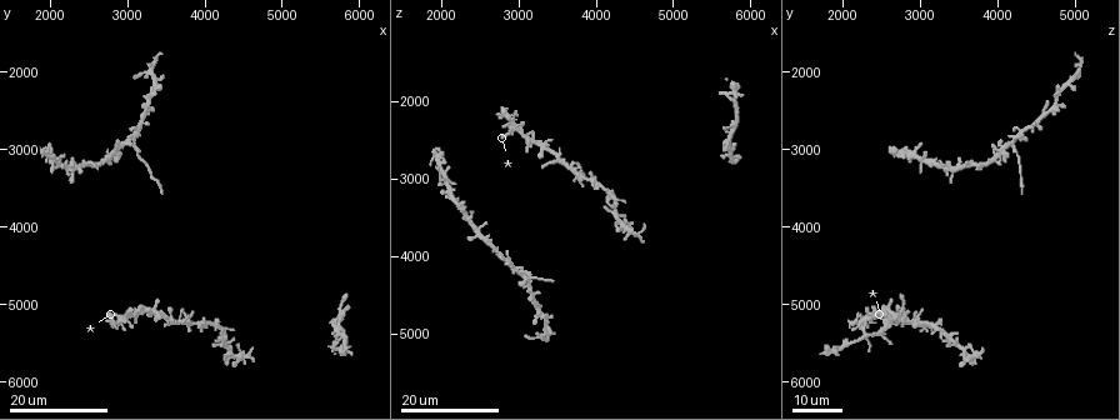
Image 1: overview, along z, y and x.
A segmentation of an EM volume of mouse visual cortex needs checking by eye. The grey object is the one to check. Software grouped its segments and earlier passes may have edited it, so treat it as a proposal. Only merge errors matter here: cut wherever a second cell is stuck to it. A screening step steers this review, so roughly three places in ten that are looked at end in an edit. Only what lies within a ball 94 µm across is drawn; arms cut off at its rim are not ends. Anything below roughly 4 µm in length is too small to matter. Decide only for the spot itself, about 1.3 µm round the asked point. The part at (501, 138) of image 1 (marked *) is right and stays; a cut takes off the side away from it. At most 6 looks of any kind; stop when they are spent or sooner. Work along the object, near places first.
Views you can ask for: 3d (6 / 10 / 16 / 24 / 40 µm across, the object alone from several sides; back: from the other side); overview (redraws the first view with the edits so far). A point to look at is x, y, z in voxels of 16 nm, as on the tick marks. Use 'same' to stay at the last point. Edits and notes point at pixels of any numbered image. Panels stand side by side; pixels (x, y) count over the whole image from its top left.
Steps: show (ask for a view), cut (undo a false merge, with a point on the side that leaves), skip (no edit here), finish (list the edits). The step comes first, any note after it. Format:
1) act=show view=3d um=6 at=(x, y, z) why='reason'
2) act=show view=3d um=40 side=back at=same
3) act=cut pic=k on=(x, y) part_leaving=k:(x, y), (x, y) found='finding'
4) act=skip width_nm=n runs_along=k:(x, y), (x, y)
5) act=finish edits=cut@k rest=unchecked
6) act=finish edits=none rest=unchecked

act=show view=3d um=16 at=(4550, 5650, 3700) why='four-way junction'

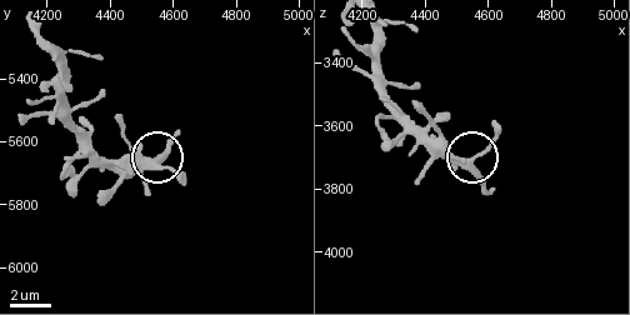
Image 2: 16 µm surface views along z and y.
act=show view=3d um=10 at=(4540, 5670, 3720)

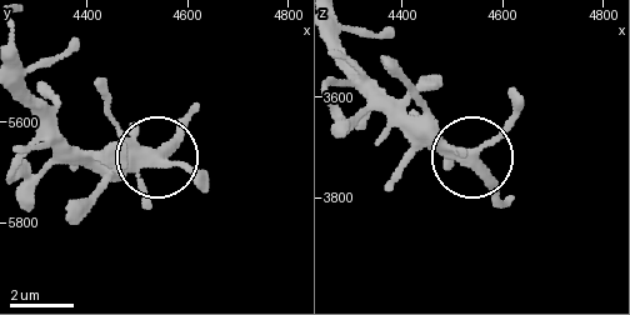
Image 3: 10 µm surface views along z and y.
act=show view=3d um=6 at=(4545, 5680, 3715)

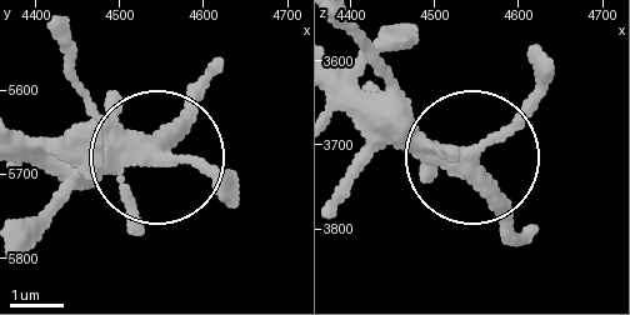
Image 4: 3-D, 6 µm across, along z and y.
act=skip arms=4 runs_along=4:(30, 140), (146, 158), (214, 73) found='all the same cell'

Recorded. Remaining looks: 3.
act=show view=3d um=24 at=(5750, 5200, 2650) why='looks like a crossing'

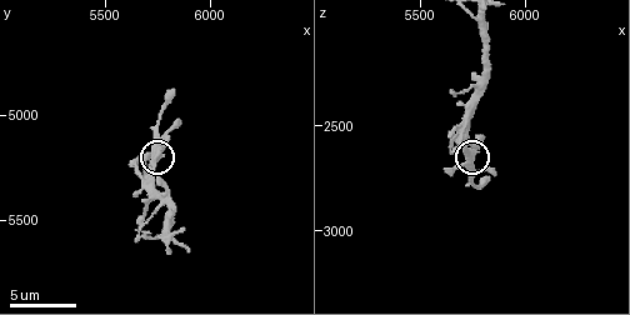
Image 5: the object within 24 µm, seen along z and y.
act=show view=3d um=6 at=same

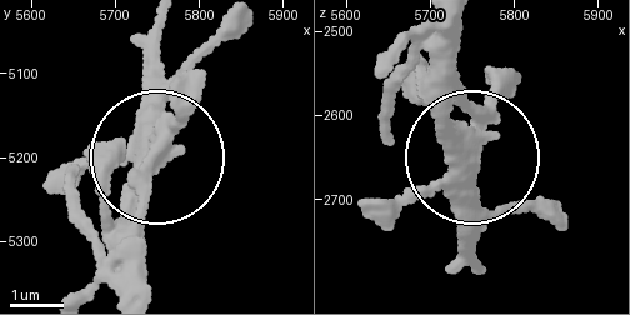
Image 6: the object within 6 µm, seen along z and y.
act=skip arms=4 found='all the same cell'

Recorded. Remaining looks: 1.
act=finish edits=none rest=unchecked

